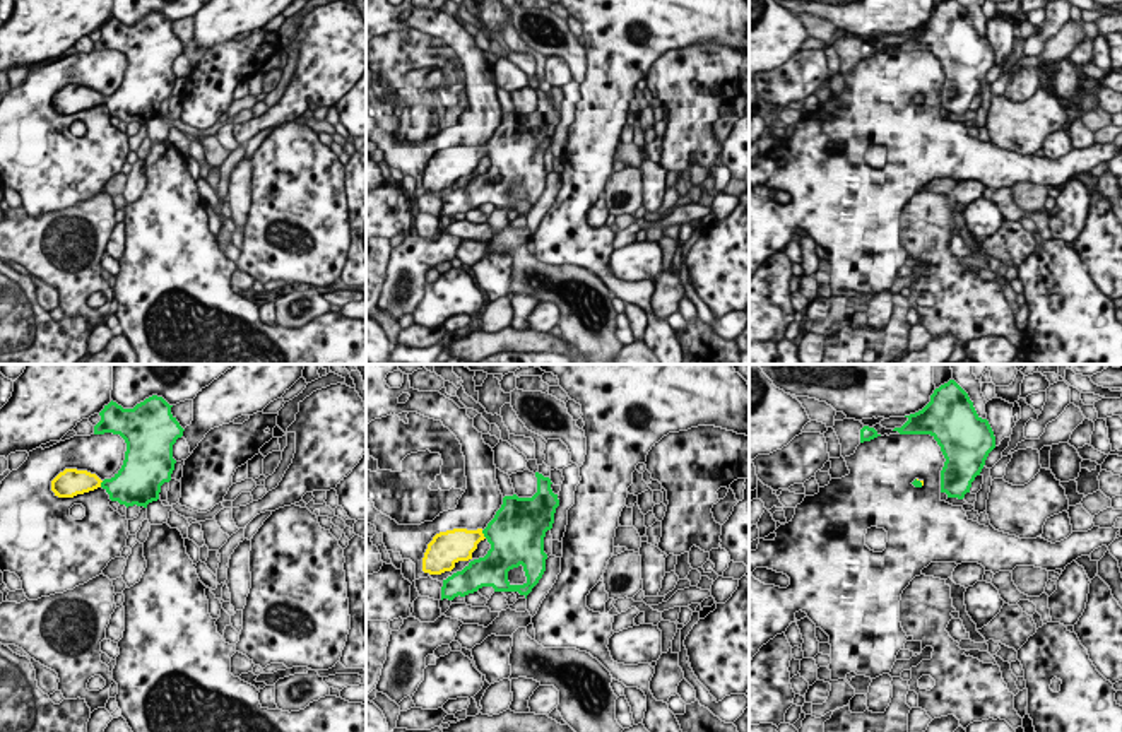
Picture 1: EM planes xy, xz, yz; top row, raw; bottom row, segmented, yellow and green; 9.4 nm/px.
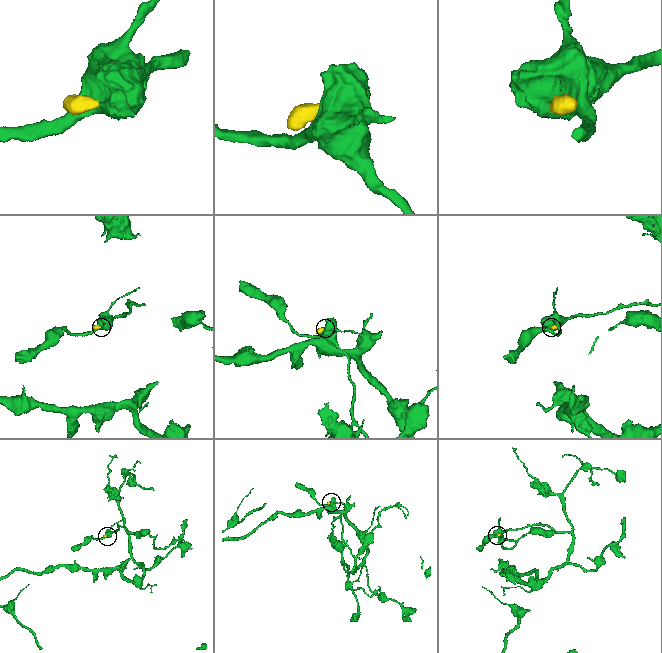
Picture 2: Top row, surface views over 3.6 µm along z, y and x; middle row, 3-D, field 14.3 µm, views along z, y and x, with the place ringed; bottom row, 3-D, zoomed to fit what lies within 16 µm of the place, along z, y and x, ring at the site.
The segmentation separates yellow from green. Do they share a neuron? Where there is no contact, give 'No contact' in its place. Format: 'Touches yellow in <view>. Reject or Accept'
Touches yellow in xz. Accept.

